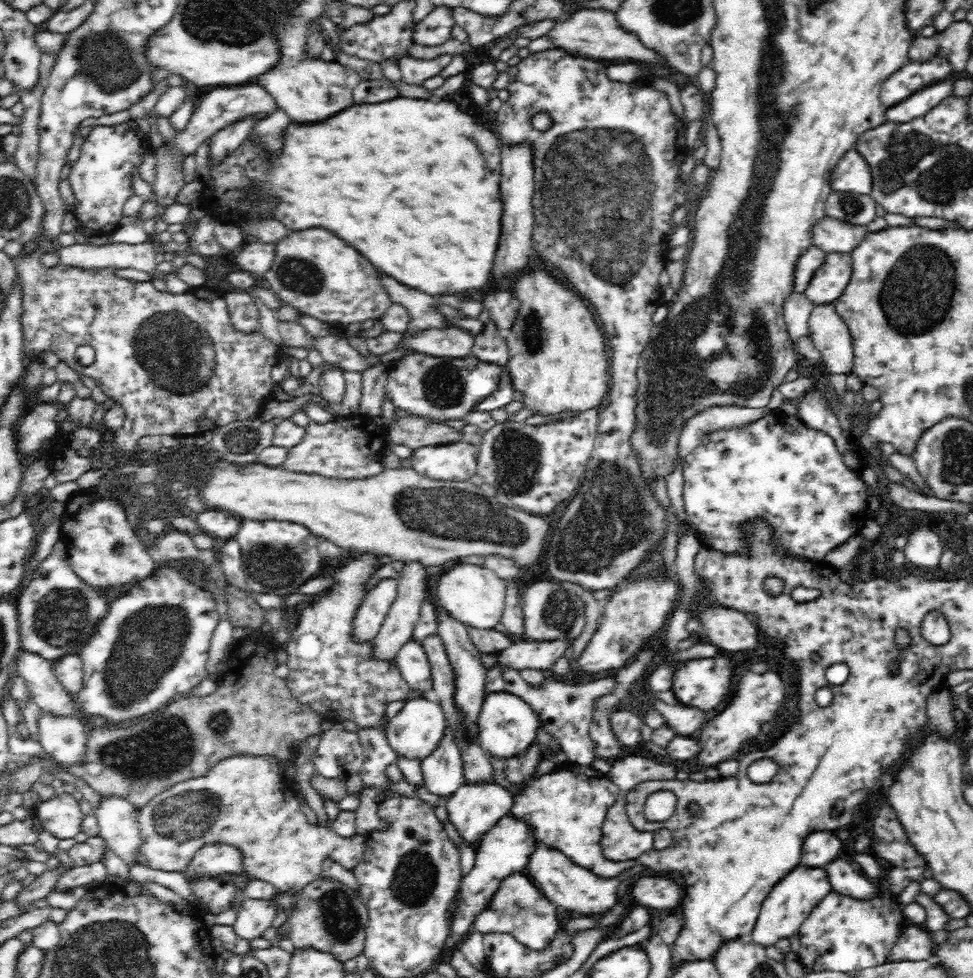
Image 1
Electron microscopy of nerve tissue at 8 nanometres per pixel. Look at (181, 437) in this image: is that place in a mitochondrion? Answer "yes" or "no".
no

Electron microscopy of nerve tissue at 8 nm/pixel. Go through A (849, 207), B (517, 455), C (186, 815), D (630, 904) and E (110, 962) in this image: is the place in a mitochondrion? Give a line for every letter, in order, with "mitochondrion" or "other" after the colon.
A: mitochondrion
B: mitochondrion
C: mitochondrion
D: other
E: mitochondrion

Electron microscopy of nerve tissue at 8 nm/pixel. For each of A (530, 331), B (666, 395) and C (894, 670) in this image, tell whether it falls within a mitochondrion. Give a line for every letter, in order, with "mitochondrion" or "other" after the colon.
A: mitochondrion
B: mitochondrion
C: other

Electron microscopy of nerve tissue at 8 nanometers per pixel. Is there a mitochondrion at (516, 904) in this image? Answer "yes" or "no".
yes

